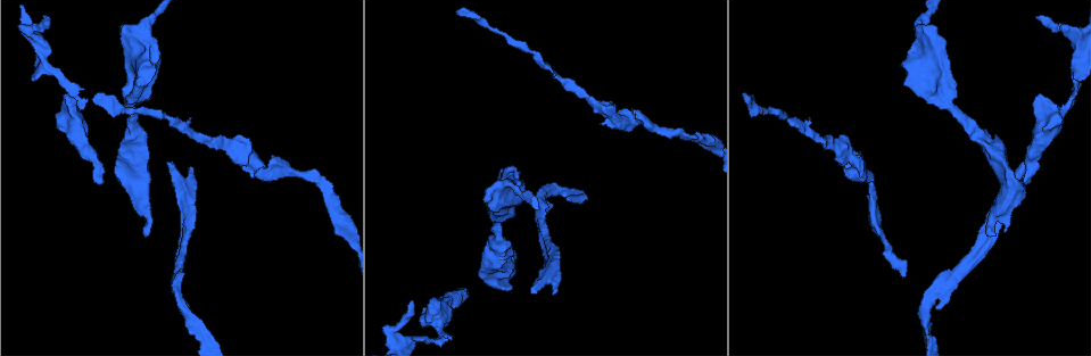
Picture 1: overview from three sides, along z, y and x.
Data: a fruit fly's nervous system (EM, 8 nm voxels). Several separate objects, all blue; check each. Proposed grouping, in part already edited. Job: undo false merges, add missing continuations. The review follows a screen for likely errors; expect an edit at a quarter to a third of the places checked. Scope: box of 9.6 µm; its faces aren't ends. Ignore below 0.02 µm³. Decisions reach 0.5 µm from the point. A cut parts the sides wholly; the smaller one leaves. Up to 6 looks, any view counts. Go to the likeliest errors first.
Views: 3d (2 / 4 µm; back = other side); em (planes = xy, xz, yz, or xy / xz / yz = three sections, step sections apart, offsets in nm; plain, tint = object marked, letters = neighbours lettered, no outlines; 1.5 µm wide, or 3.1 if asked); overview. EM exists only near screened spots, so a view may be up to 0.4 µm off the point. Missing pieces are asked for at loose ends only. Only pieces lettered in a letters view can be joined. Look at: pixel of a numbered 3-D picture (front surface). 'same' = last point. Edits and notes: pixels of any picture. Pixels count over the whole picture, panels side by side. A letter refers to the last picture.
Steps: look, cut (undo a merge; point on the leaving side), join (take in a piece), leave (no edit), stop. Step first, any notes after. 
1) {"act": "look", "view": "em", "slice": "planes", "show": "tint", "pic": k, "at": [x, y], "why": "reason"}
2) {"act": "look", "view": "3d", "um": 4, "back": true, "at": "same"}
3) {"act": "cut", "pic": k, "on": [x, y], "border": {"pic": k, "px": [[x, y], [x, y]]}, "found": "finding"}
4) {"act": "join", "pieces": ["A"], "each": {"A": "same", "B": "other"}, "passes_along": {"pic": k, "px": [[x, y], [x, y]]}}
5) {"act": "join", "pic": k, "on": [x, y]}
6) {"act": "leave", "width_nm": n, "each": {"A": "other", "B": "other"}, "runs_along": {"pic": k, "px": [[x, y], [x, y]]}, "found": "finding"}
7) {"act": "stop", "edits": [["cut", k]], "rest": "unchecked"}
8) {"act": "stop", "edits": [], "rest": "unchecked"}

{"act": "look", "view": "em", "slice": "xz", "step": 8, "show": "letters", "pic": 1, "at": [1003, 232], "why": "free end"}

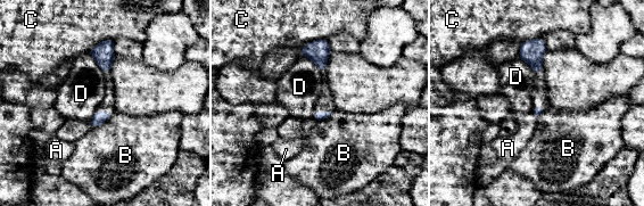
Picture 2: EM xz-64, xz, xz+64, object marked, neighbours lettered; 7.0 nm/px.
{"act": "look", "view": "em", "slice": "planes", "show": "letters", "at": "same", "why": "cut it another way"}

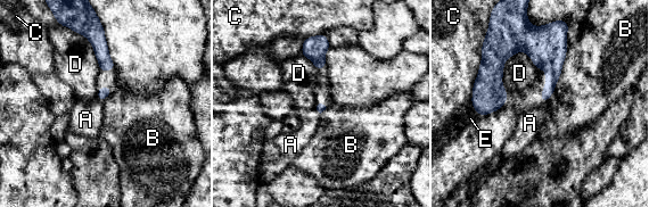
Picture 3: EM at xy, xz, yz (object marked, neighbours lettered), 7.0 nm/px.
{"act": "leave", "each": {"A": "other", "B": "other", "C": "other", "D": "other", "E": "other"}, "found": "no lettered piece goes on from it"}

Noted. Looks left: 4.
{"act": "look", "view": "em", "slice": "xz", "step": 8, "show": "letters", "pic": 1, "at": [273, 157], "why": "an open end"}

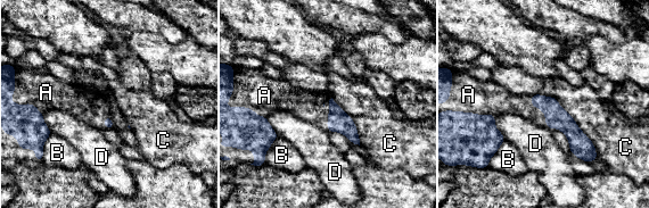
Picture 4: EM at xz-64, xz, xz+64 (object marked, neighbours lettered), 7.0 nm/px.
{"act": "look", "view": "em", "slice": "planes", "show": "letters", "at": "same", "why": "cut it another way"}

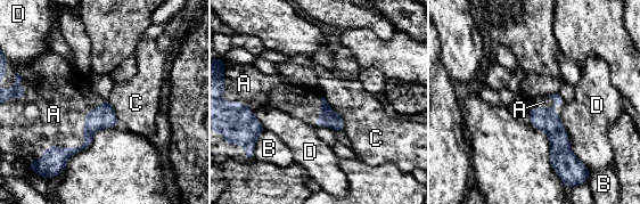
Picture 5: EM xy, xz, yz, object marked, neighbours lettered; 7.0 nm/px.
{"act": "join", "pieces": ["A"], "each": {"A": "same", "B": "other", "C": "other", "D": "other"}, "passes_along": {"pic": 5, "px": [[56, 158], [83, 139], [56, 116]]}, "found": "the neuron continues"}

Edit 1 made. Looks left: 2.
{"act": "look", "view": "em", "slice": "xy", "step": 8, "show": "letters", "pic": 1, "at": [935, 27], "why": "an open end"}

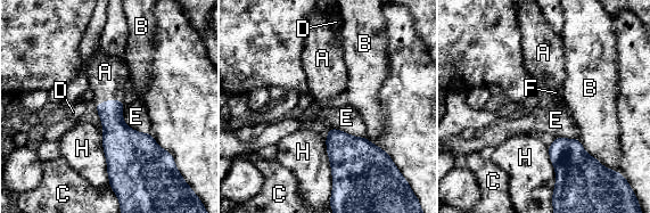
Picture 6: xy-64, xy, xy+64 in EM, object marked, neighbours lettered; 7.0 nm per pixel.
{"act": "look", "view": "em", "slice": "planes", "show": "letters", "at": "same"}

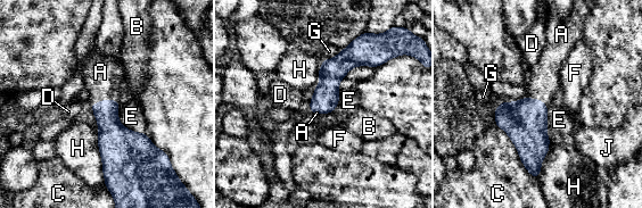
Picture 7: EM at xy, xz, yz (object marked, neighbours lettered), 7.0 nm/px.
{"act": "join", "pieces": ["A"], "longest_contact_nm": ["C", 480], "each": {"A": "same", "B": "other", "C": "other", "D": "other", "E": "other", "F": "other", "G": "other", "H": "other", "J": "other"}, "passes_along": {"pic": 7, "px": [[112, 133], [105, 99], [100, 72]]}, "found": "it goes on there"}

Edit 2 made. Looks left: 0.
{"act": "stop", "edits": [["join", 5], ["join", 7]], "rest": "unchecked"}

